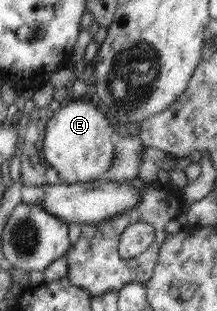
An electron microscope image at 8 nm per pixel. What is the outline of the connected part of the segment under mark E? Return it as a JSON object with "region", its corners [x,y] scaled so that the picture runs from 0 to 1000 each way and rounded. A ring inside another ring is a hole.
{"region":[[[336,328],[276,334],[276,354],[244,360],[212,399],[194,482],[203,508],[295,585],[350,592],[350,585],[406,585],[470,579],[484,553],[502,547],[530,502],[530,466],[507,437],[525,421],[525,402],[507,399],[484,363],[424,328]]]}

